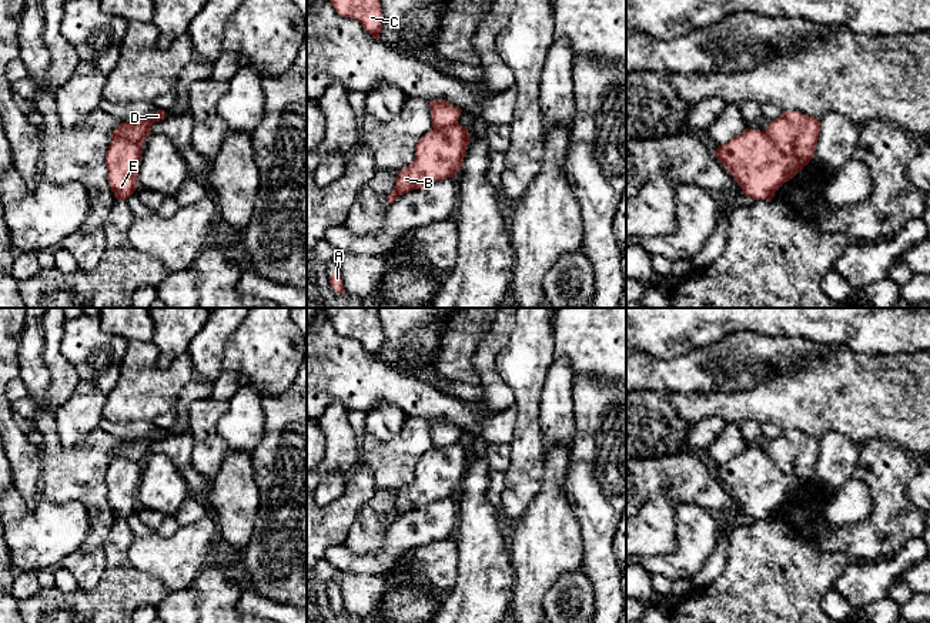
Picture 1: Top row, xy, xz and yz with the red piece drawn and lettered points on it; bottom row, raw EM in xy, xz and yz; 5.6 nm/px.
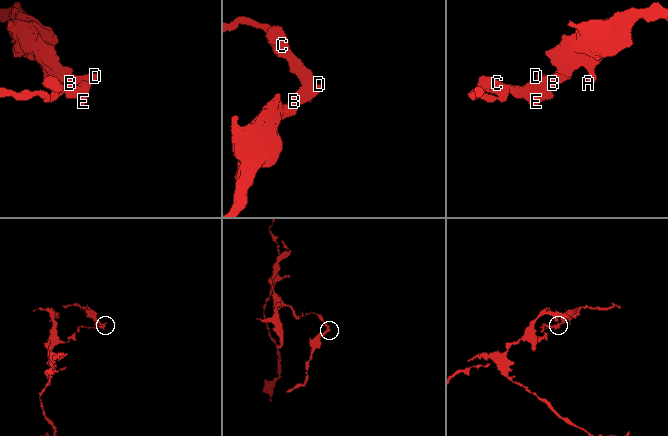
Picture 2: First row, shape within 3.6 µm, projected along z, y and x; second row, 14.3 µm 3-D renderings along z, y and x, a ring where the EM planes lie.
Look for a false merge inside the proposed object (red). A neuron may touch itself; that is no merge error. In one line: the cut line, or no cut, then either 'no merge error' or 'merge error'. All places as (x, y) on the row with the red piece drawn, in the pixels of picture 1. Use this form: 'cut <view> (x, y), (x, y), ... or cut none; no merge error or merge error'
cut yz (763, 131), (786, 154), (809, 161); merge error

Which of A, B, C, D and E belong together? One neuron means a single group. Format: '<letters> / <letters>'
A B D / C E

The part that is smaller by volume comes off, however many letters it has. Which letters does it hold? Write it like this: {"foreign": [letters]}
{"foreign": ["A", "B", "D"]}

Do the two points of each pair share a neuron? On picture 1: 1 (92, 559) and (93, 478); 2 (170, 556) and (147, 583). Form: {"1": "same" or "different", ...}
{"1": "same", "2": "different"}

